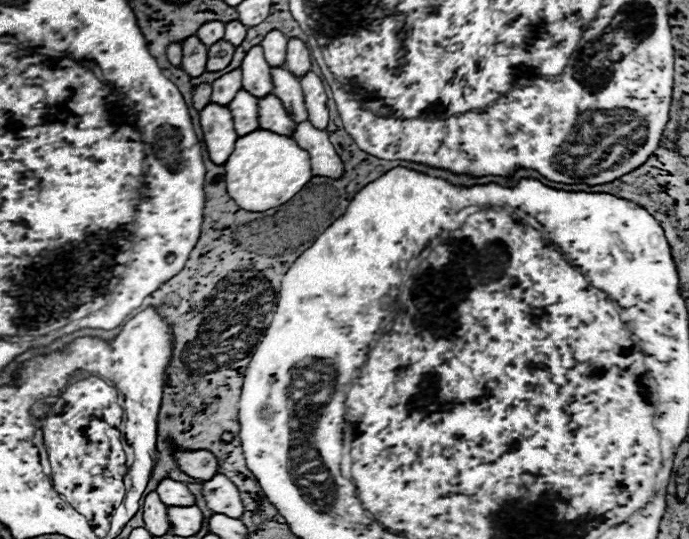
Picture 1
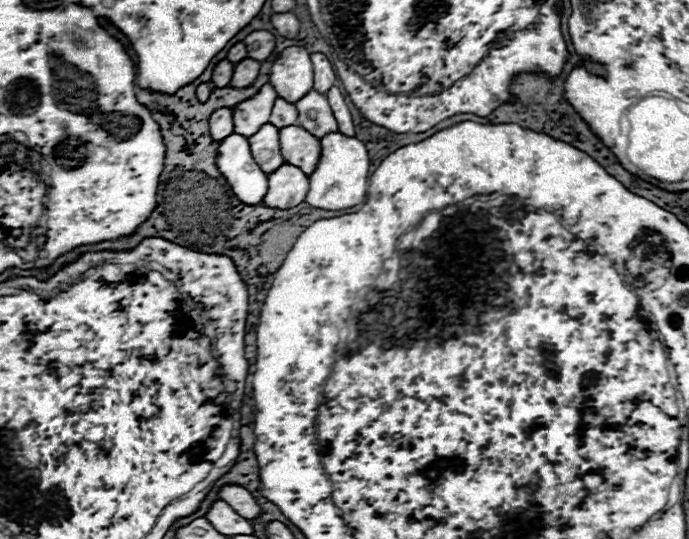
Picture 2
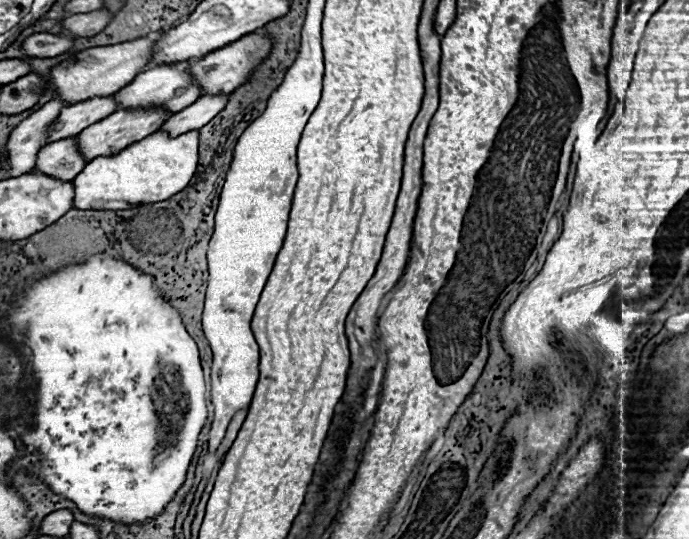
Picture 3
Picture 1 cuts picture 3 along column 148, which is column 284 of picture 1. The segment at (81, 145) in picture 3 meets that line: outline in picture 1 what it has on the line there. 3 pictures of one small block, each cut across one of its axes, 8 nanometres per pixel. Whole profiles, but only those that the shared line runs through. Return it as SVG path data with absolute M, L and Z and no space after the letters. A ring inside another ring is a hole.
M274 94L258 100L258 122L260 128L266 128L282 136L292 136L296 126L294 120L288 116L284 104Z

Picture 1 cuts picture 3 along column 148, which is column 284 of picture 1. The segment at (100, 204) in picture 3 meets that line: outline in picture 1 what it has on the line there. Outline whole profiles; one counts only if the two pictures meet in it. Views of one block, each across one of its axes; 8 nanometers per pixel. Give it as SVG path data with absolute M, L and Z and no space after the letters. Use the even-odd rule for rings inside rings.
M254 130L246 136L240 136L234 152L224 162L226 168L226 188L230 198L238 202L244 210L264 212L276 206L282 206L292 196L296 196L302 186L312 178L310 154L296 144L290 136L278 136L270 130Z

